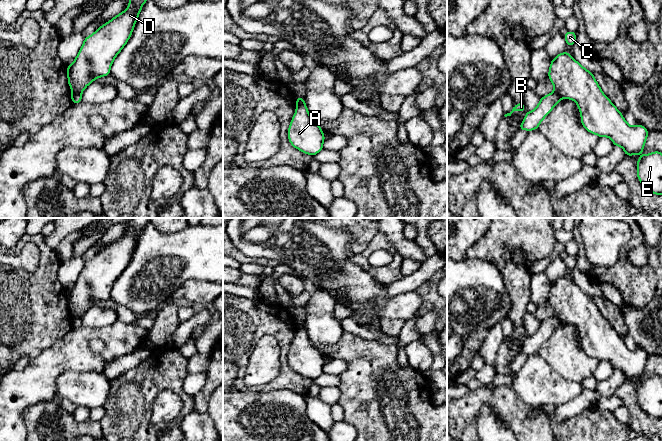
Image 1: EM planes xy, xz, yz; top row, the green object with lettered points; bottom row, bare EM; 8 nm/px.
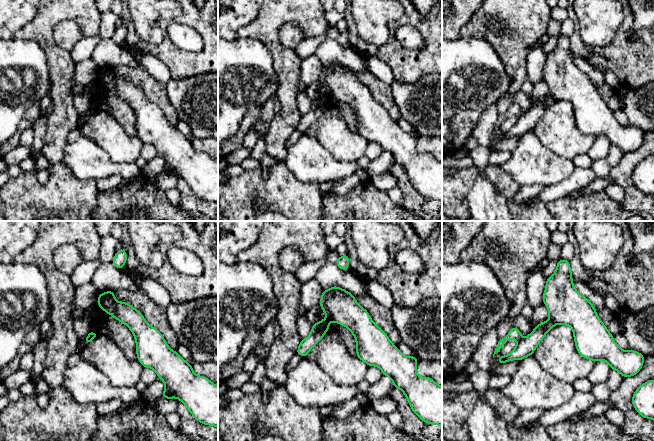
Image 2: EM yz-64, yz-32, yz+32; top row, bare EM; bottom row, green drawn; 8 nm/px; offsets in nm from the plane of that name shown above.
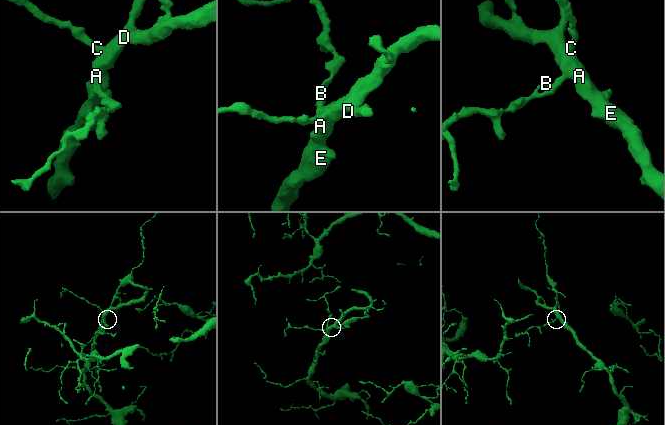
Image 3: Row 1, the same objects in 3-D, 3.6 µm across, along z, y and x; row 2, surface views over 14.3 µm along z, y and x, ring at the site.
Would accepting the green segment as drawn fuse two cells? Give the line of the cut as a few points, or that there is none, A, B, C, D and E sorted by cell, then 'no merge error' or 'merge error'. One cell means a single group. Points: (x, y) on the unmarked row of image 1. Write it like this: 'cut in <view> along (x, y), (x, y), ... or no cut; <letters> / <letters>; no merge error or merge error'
cut in xy along (72, 316), (80, 318); A C D E / B; merge error

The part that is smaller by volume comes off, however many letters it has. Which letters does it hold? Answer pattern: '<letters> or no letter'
B

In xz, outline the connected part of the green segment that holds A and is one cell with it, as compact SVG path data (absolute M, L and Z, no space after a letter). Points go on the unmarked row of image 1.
M297 328L288 352L291 369L313 381L323 373L325 362L322 352L311 342L306 328Z

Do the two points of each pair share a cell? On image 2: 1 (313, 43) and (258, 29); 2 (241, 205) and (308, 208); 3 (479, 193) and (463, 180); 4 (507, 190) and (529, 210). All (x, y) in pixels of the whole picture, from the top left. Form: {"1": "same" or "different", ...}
{"1": "different", "2": "same", "3": "different", "4": "same"}

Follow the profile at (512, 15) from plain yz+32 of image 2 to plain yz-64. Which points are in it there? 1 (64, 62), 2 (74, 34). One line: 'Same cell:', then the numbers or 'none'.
Same cell: 1

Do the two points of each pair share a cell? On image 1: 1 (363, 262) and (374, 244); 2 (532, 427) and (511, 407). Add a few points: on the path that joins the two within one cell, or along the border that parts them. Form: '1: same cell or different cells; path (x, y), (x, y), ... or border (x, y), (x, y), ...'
1: same cell; path (363, 258), (370, 248)
2: same cell; path (527, 423), (516, 412)

